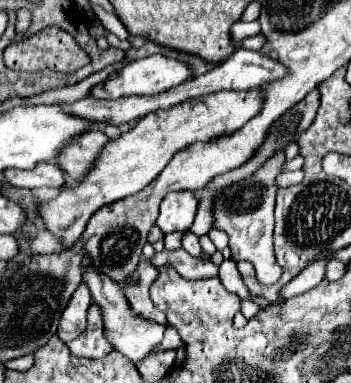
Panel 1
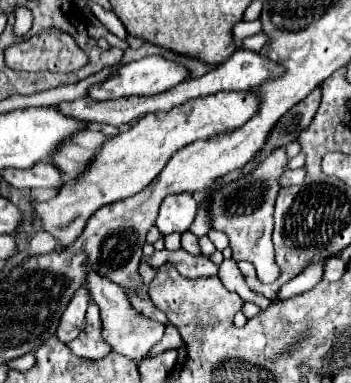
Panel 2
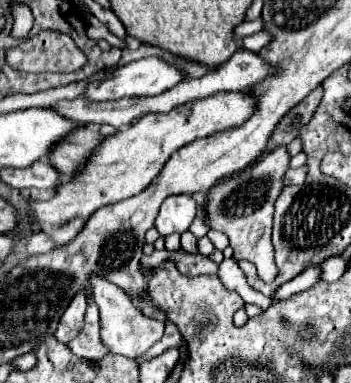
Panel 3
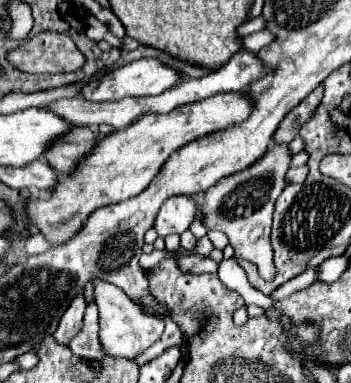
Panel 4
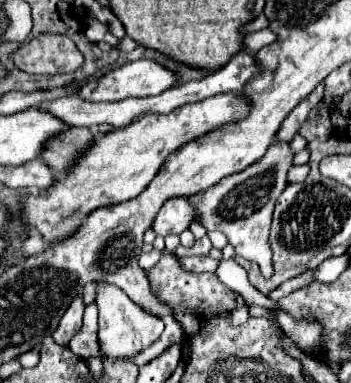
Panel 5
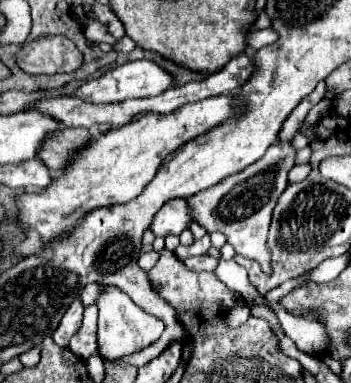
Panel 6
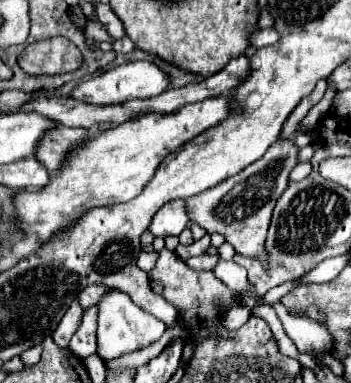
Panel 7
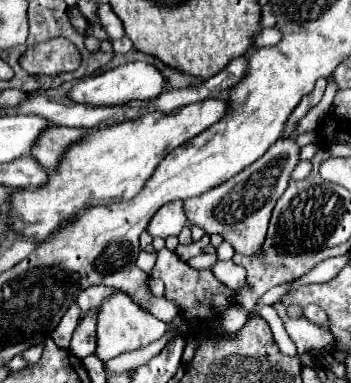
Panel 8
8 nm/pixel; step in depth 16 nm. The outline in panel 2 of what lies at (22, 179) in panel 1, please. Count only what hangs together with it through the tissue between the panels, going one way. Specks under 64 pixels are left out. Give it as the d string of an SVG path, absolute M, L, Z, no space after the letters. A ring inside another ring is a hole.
M54 162L36 164L36 168L30 170L6 168L2 176L14 188L60 188L64 184L62 172L60 168L56 168Z

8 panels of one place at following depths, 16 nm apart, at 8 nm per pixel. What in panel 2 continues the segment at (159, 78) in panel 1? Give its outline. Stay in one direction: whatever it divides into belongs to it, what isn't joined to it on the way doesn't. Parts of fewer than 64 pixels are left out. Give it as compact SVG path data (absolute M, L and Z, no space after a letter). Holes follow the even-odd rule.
M148 56L148 58L136 60L136 62L124 64L108 80L94 84L88 90L88 96L94 100L116 100L122 96L152 96L152 94L166 92L168 88L174 88L176 84L184 82L186 78L190 78L190 72L182 64L178 64L176 60L168 60L164 56Z

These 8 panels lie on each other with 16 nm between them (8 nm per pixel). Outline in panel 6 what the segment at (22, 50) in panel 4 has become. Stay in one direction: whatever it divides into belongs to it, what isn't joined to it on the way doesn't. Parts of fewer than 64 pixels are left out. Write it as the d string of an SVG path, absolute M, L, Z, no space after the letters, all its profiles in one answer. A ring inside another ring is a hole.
M42 36L40 40L26 42L14 60L28 74L74 72L84 62L76 44L66 36Z

